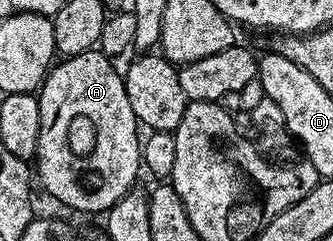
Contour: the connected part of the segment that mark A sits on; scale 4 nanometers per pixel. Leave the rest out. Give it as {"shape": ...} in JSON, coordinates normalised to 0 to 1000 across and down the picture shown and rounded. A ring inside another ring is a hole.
{"shape":[[[285,199],[219,237],[192,237],[183,257],[183,270],[180,257],[159,266],[144,290],[132,349],[114,373],[126,510],[102,701],[114,722],[117,763],[120,751],[132,763],[135,793],[162,830],[183,834],[240,884],[312,892],[330,859],[342,859],[342,842],[354,842],[354,826],[366,826],[366,809],[378,809],[411,763],[408,730],[426,718],[426,552],[390,444],[390,411],[378,411],[363,290],[336,274],[336,237]]]}

